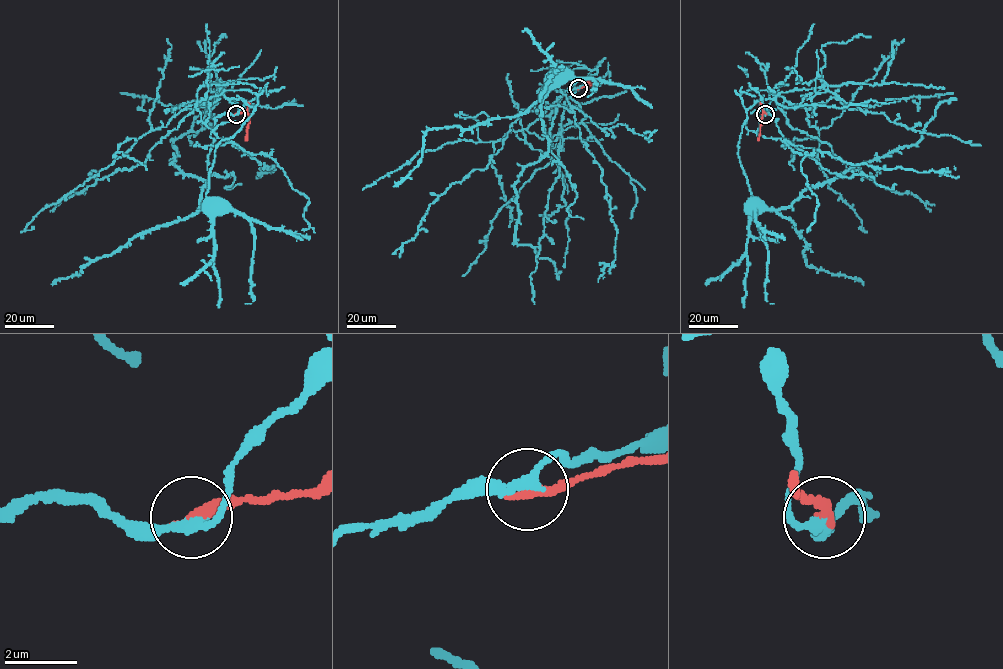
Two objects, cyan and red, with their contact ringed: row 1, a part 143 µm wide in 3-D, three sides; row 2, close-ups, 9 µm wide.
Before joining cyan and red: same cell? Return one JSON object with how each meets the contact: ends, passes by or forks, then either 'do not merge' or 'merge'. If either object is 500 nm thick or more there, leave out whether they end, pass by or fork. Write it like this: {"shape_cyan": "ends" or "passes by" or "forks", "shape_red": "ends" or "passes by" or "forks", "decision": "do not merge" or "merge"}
{"shape_cyan": "passes by", "shape_red": "ends", "decision": "do not merge"}

